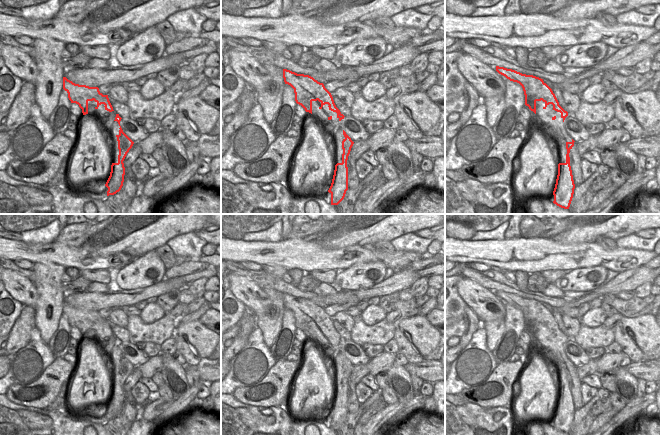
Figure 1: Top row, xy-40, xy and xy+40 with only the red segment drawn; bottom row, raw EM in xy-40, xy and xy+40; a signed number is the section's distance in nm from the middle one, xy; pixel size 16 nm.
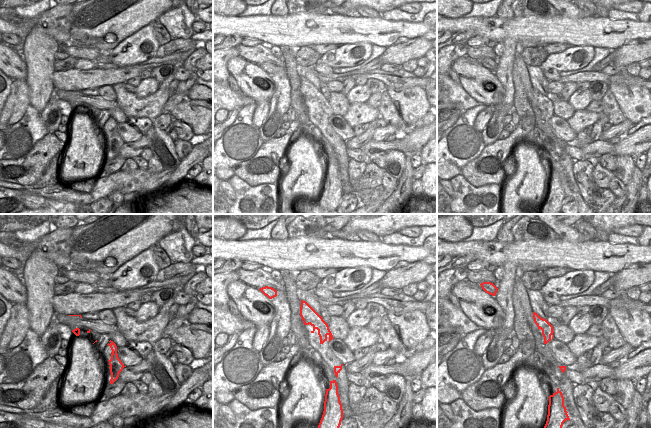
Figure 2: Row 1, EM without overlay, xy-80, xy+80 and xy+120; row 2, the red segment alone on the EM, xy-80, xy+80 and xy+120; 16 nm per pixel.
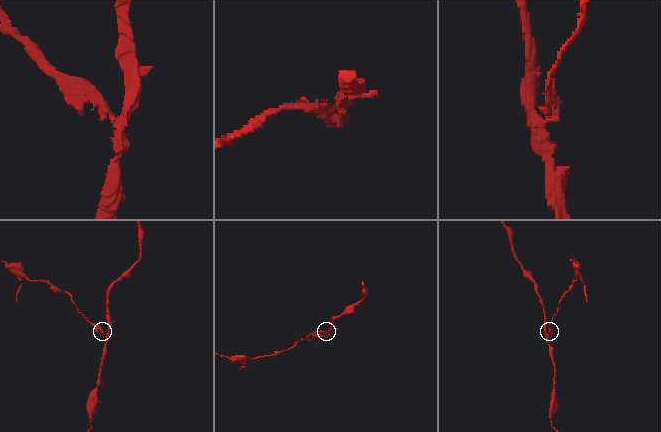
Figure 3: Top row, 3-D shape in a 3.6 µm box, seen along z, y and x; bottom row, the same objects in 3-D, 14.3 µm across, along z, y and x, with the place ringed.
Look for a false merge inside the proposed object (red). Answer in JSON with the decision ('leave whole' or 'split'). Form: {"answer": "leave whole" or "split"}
{"answer": "split"}

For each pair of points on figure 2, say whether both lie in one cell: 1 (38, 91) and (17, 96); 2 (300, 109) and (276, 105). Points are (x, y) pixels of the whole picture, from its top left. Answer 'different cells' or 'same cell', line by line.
1: different cells
2: different cells

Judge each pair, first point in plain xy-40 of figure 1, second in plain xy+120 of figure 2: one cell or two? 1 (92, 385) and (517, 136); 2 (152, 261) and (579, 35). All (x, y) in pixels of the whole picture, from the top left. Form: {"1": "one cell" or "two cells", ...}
{"1": "two cells", "2": "two cells"}

